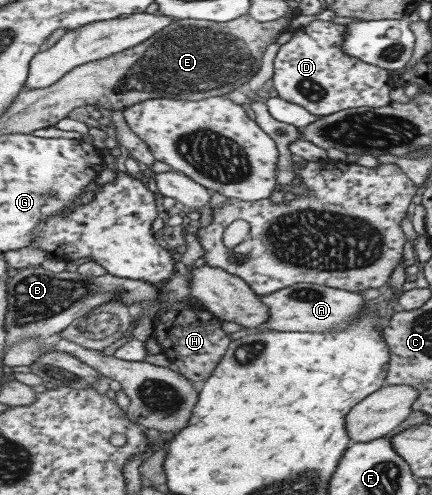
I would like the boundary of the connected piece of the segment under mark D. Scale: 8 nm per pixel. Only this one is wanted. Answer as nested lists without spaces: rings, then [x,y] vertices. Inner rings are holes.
[[[312,20],[308,25],[295,29],[294,33],[290,36],[290,39],[286,43],[279,46],[273,59],[274,70],[271,79],[272,87],[274,90],[276,90],[277,97],[292,104],[302,106],[304,110],[310,112],[310,114],[316,116],[317,118],[327,116],[328,114],[333,114],[334,112],[339,112],[340,110],[345,110],[346,108],[359,106],[382,107],[388,105],[391,102],[388,95],[391,94],[390,89],[392,87],[392,77],[390,76],[390,72],[376,65],[359,61],[352,56],[346,55],[346,53],[342,53],[342,38],[344,38],[344,34],[346,34],[346,25],[334,24],[333,21],[324,20]]]

